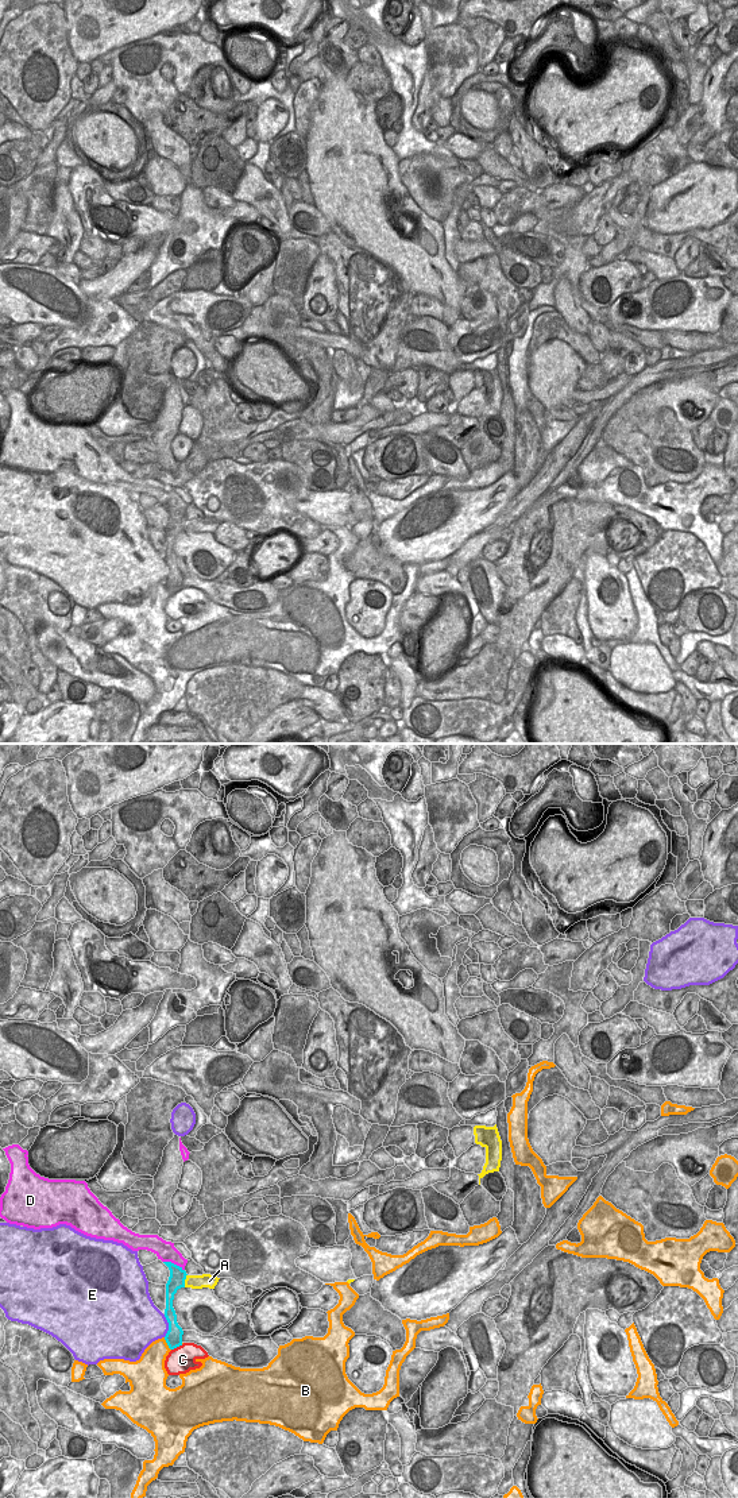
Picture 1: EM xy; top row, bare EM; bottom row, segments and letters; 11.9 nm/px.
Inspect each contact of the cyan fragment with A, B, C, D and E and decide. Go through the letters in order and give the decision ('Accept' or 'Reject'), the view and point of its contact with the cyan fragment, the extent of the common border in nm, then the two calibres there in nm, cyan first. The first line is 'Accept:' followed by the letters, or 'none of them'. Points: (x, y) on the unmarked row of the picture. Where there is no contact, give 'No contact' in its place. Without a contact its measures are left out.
Accept: none of them
A: Reject. Touches cyan at xy (184, 525). Shared border 160 nm. Thickness 190 nm (cyan) against 160 nm
B: Reject. Touches cyan at xy (167, 589). Shared border 180 nm. Thickness 200 nm (cyan) against 280 nm
C: Reject. Touches cyan at xy (177, 590). Shared border 160 nm. Thickness 200 nm (cyan) against 320 nm
D: Reject. Touches cyan at xy (173, 508). Shared border 280 nm. Thickness 190 nm (cyan) against 240 nm
E: Reject. Touches cyan at xy (169, 570). Shared border 280 nm. Thickness 200 nm (cyan) against 420 nm.

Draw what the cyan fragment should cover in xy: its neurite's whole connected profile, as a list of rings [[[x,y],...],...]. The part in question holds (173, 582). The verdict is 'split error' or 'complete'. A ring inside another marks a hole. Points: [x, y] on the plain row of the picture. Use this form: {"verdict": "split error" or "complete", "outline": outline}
{"verdict": "complete", "outline": [[[163,506],[169,514],[170,514],[170,521],[166,528],[166,553],[165,553],[165,561],[169,567],[169,575],[165,580],[165,584],[169,590],[170,594],[174,594],[179,590],[182,590],[182,579],[183,575],[177,567],[177,559],[173,552],[173,544],[174,538],[177,537],[178,533],[185,532],[185,524],[186,524],[186,516],[171,507],[171,506]]]}

